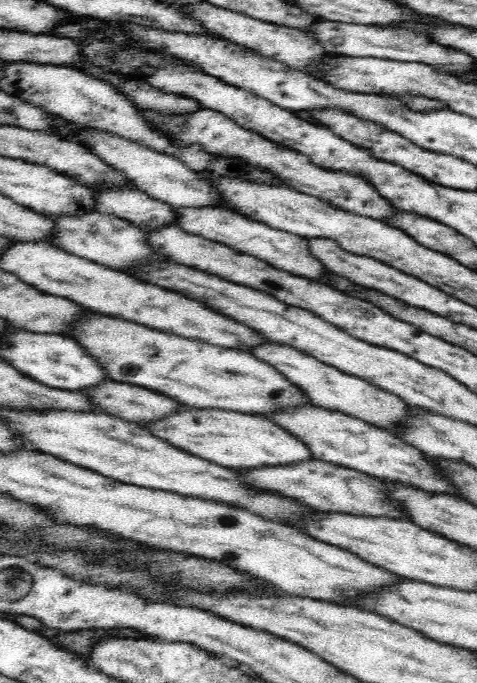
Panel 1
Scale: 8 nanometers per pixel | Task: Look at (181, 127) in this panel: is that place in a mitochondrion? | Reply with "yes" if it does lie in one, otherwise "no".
yes

